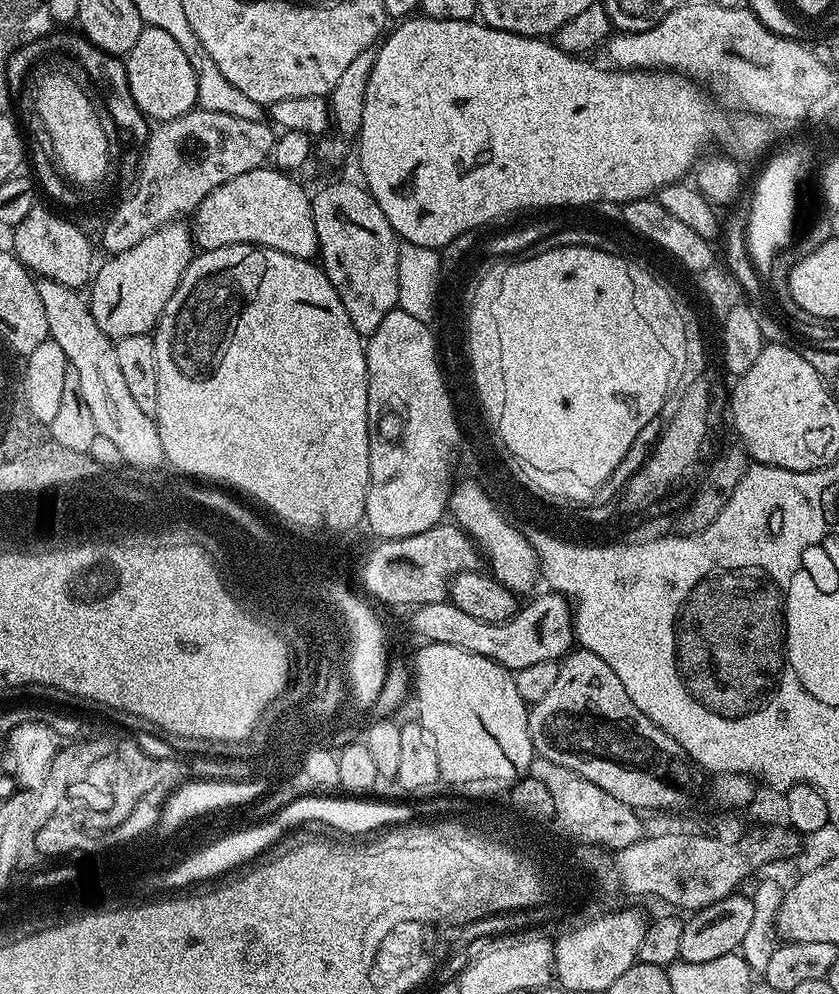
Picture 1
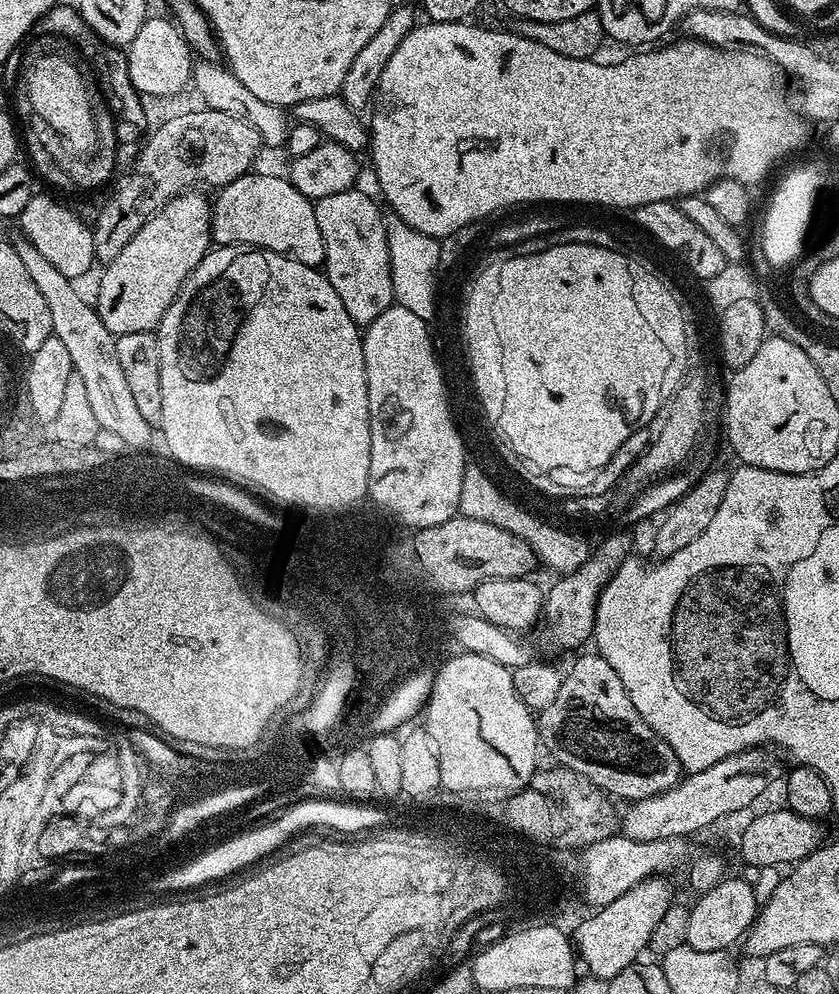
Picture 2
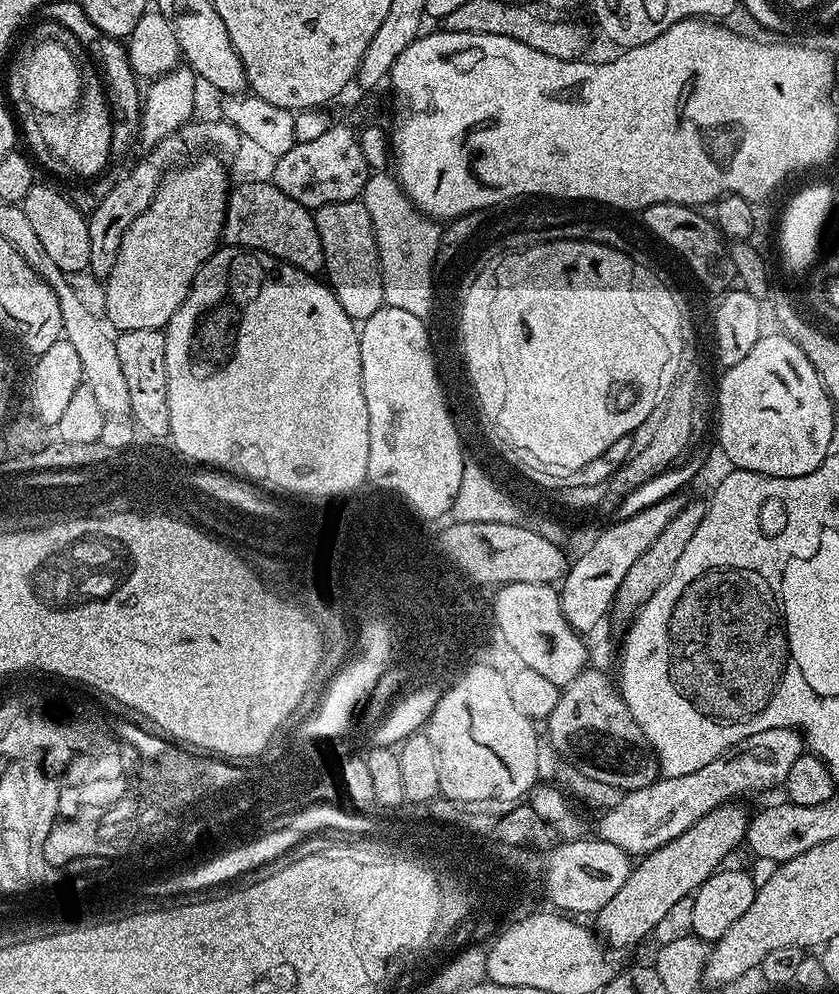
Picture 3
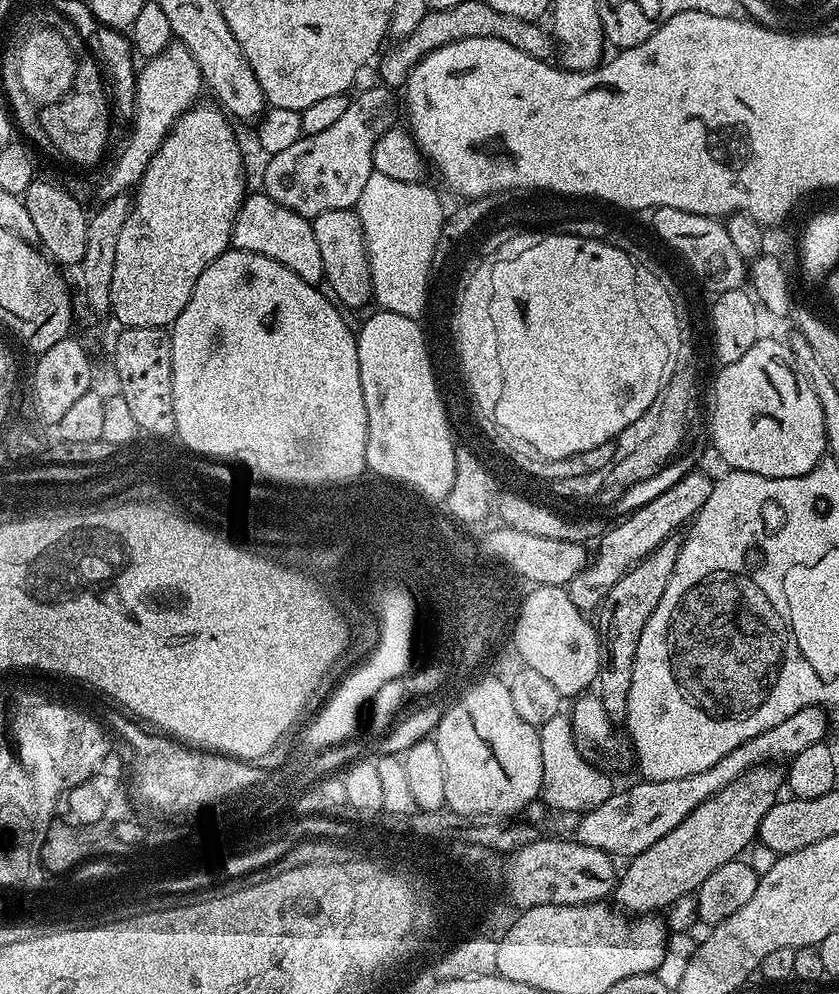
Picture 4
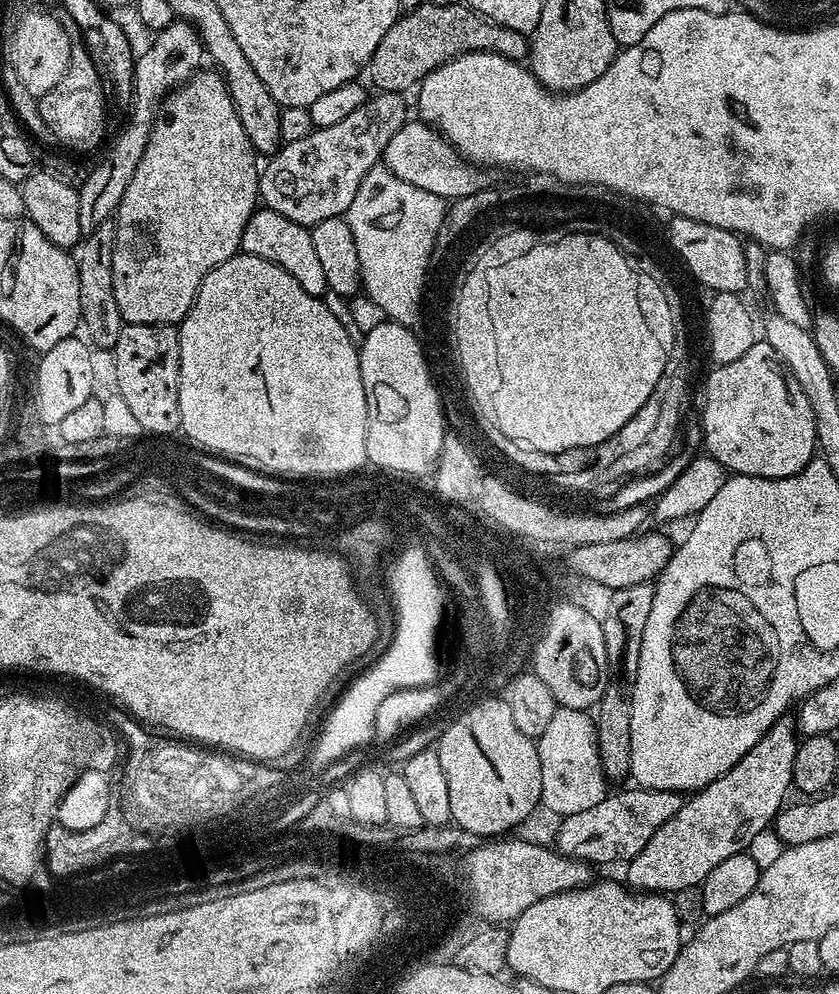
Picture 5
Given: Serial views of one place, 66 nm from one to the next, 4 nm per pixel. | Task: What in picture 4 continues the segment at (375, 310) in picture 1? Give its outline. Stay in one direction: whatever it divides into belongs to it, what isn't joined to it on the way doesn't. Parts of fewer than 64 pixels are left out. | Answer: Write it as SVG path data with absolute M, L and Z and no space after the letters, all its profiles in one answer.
M351 208L346 210L326 210L326 214L311 217L314 239L318 241L318 251L322 253L323 281L338 294L340 304L345 309L360 310L367 300L373 299L372 275L366 242L362 234L360 220Z

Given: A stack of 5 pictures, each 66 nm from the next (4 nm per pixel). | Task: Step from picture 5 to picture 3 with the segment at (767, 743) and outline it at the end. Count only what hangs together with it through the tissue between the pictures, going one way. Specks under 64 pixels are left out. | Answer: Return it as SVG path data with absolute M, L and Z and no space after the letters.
M729 802L710 810L710 814L698 818L690 830L635 861L626 882L622 882L622 890L618 890L618 894L614 894L614 898L610 898L610 902L606 902L606 906L602 906L602 910L594 916L595 931L609 949L632 948L639 940L647 936L649 939L660 919L680 899L692 896L702 882L706 882L706 878L713 876L727 861L724 859L739 844L741 847L745 843L750 812L742 805L740 802Z

